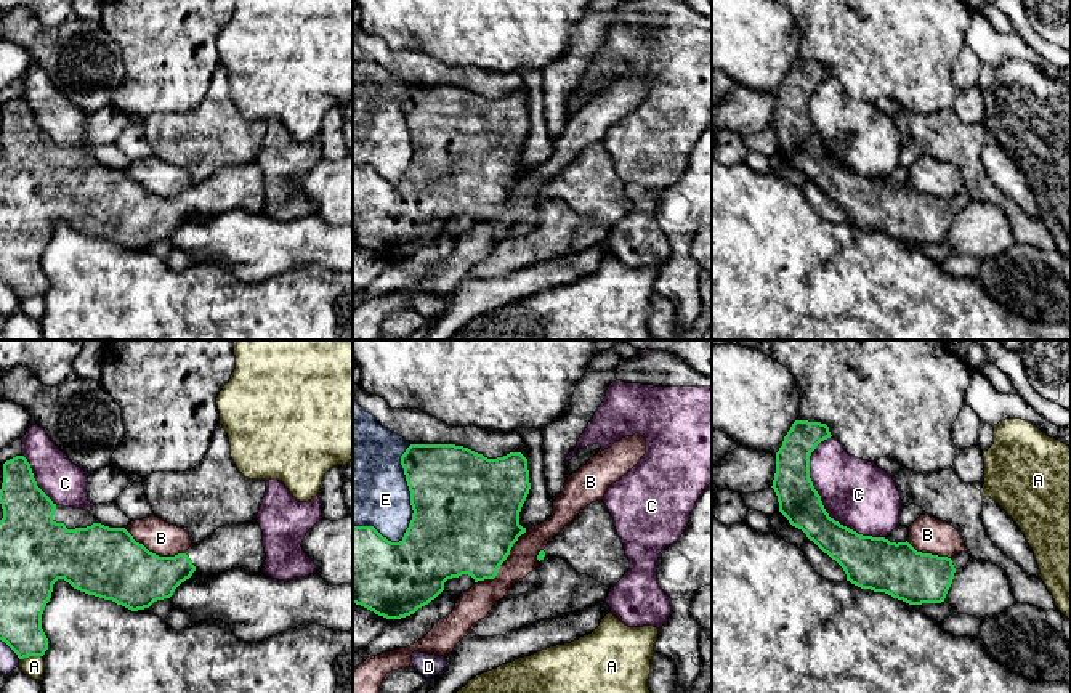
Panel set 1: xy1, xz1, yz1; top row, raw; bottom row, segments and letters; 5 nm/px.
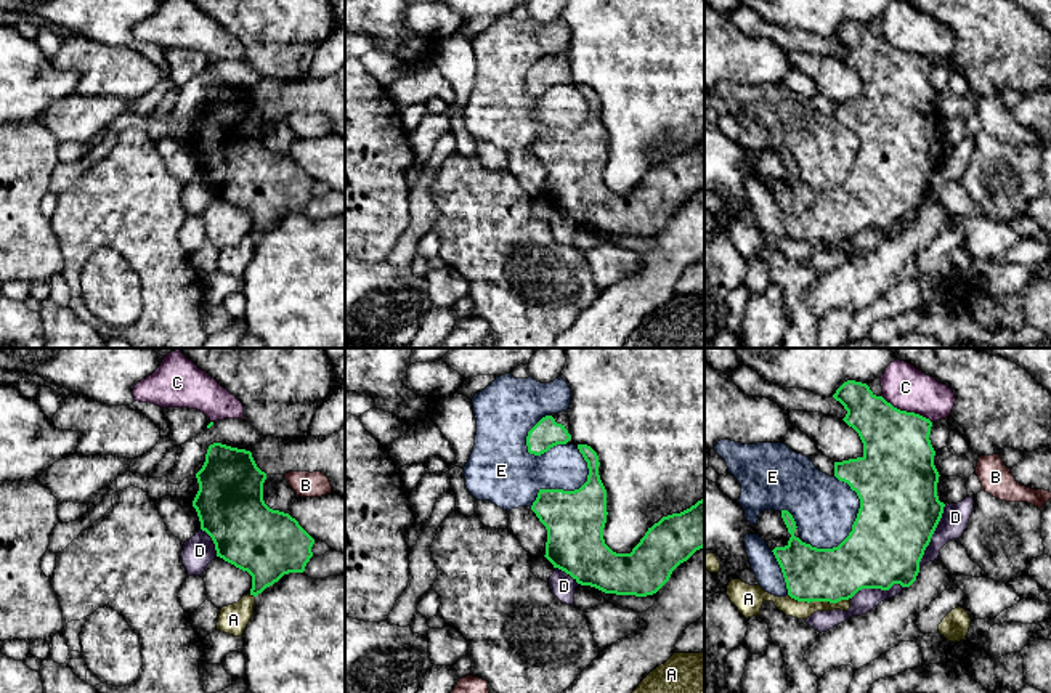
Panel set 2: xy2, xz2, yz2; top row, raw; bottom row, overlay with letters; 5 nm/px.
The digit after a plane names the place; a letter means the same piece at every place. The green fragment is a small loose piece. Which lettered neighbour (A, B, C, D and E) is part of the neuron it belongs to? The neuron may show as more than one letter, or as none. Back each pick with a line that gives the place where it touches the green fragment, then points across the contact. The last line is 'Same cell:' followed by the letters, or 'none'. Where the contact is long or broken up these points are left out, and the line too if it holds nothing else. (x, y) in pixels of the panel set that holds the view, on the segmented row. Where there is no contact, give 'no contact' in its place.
Same cell: none

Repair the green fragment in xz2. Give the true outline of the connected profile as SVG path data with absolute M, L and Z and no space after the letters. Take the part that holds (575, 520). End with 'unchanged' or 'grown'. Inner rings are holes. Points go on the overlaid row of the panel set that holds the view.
M587 444L578 449L587 462L587 481L574 491L539 489L531 505L547 529L544 557L578 584L605 594L656 594L680 563L704 547L704 499L663 517L631 553L616 553L603 539L608 512L599 456Z | unchanged

